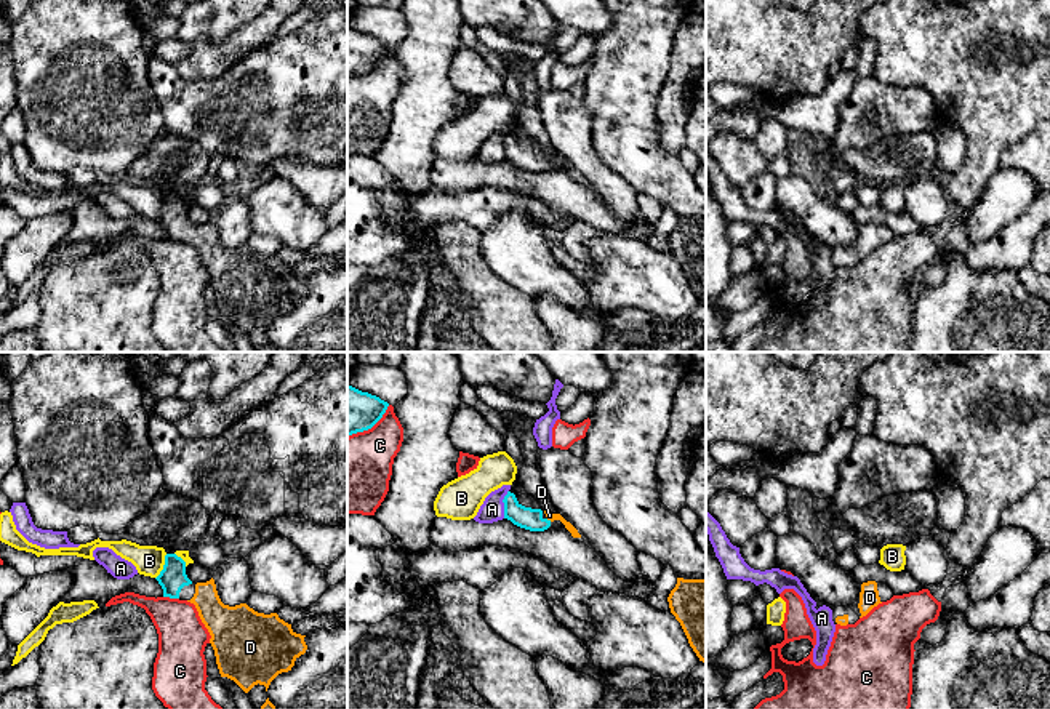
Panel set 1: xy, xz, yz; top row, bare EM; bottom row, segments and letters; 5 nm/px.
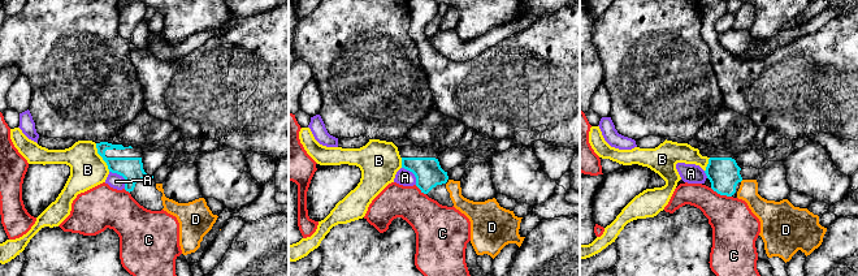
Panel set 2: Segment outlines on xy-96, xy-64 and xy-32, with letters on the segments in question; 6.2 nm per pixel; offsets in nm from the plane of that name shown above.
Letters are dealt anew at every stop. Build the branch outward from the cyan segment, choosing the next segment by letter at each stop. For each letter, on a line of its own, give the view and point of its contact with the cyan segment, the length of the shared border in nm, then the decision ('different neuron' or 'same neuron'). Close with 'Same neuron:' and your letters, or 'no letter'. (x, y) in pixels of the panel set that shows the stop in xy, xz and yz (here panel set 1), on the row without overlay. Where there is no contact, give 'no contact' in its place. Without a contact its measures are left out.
A: contact xz (504, 146); length 150 nm; different neuron
B: contact xy (164, 208); length 140 nm; different neuron
C: contact xy (172, 239); length 80 nm; different neuron
D: contact xz (549, 162); length 30 nm; same neuron
Same neuron: D

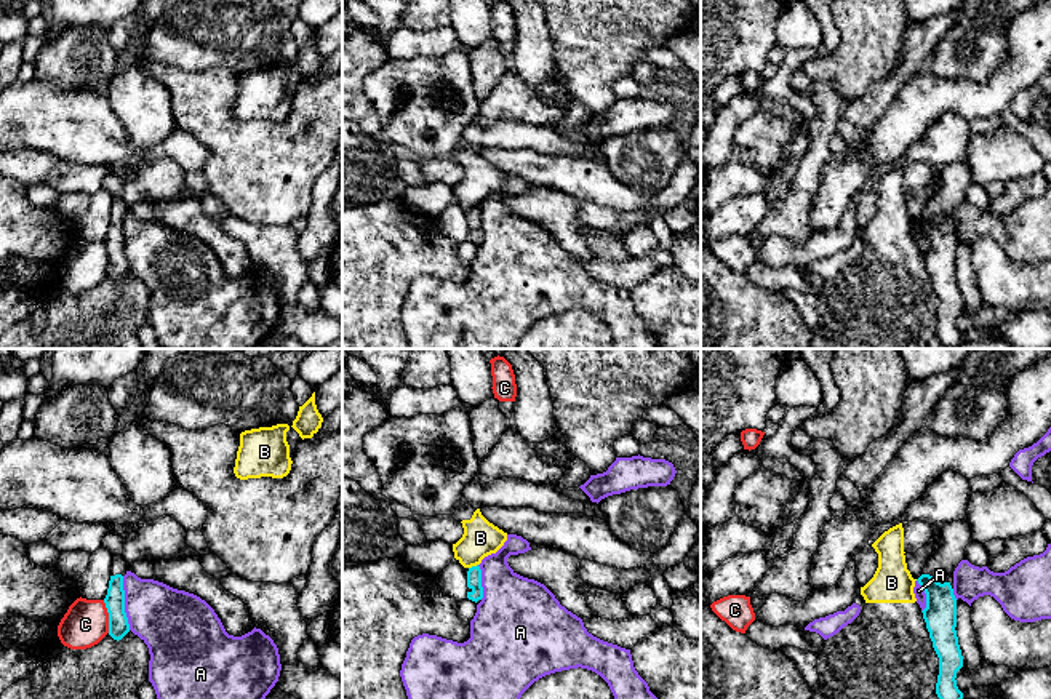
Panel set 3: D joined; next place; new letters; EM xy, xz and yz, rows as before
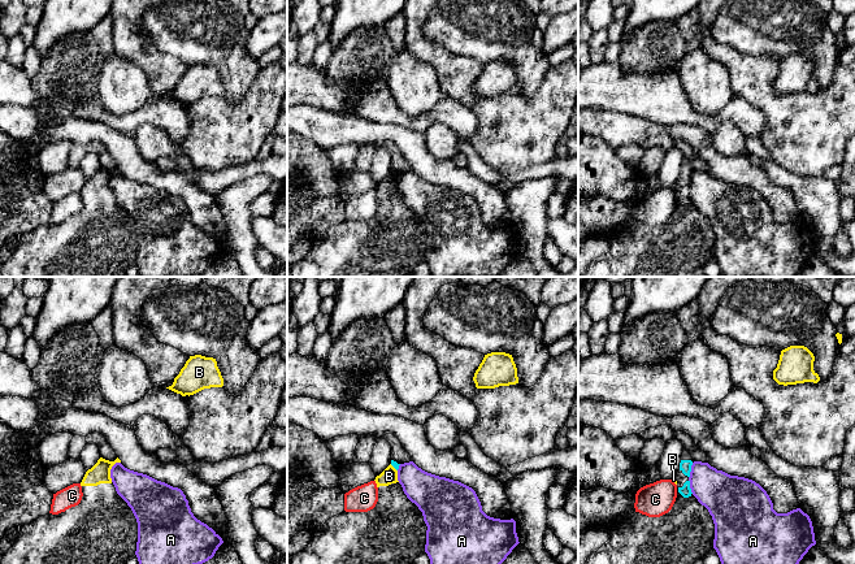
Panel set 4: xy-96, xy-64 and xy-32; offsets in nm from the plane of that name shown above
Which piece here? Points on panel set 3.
A: contact xy (123, 245); length 280 nm; different neuron
B: contact xz (472, 208); length 50 nm; different neuron
C: contact xy (109, 258); length 170 nm; different neuron
Same neuron: no letter

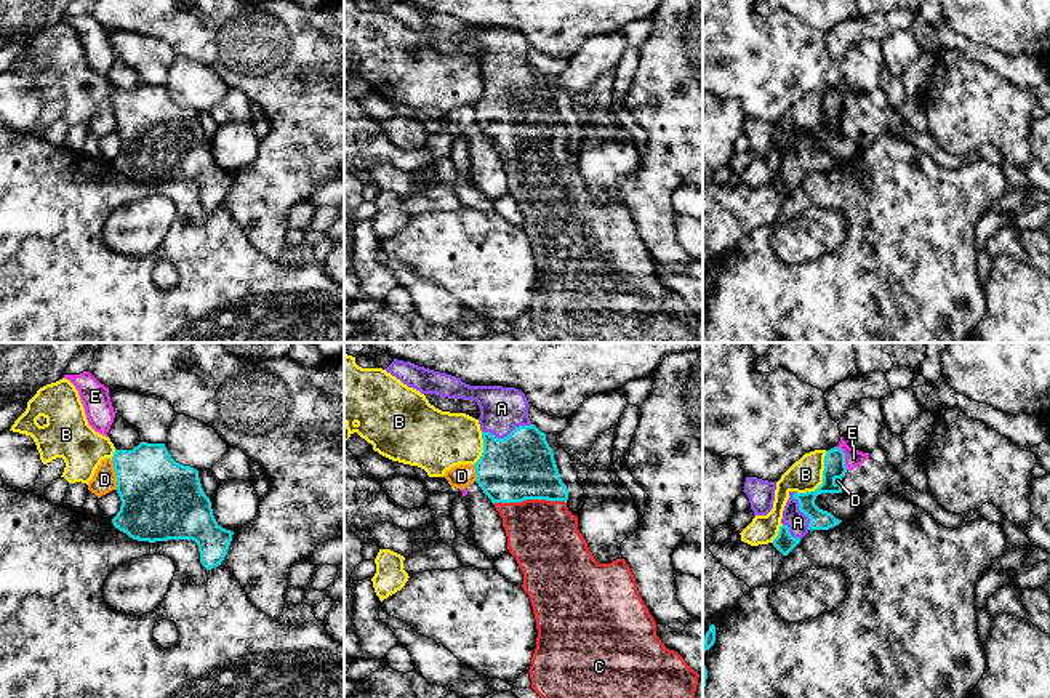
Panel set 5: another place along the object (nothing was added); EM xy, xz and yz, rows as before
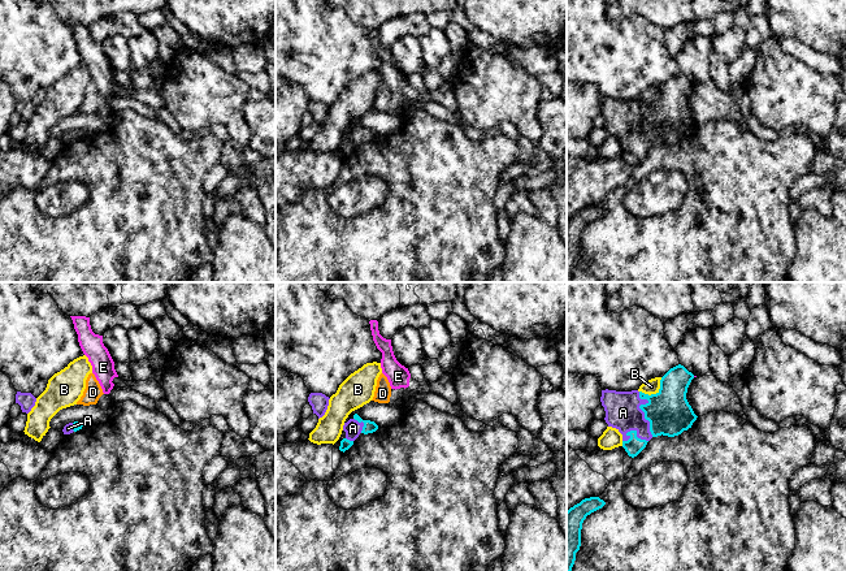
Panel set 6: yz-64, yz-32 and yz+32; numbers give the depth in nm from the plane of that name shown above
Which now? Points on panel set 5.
A: contact xz (508, 77); length 260 nm; same neuron
B: contact yz (823, 120); length 260 nm; different neuron
C: contact xz (529, 140); length 360 nm; same neuron
D: contact xy (116, 116); length 150 nm; different neuron
E: contact yz (844, 100); length 130 nm; different neuron
Same neuron: A, C

